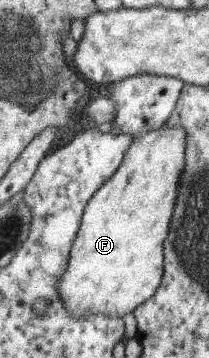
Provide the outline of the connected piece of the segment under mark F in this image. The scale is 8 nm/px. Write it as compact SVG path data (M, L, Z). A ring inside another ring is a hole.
M164 126L141 133L134 139L117 173L89 200L83 223L69 260L69 269L59 280L59 293L66 310L78 320L88 316L133 314L152 298L165 277L165 242L173 221L178 190L185 174L189 134L184 127Z

